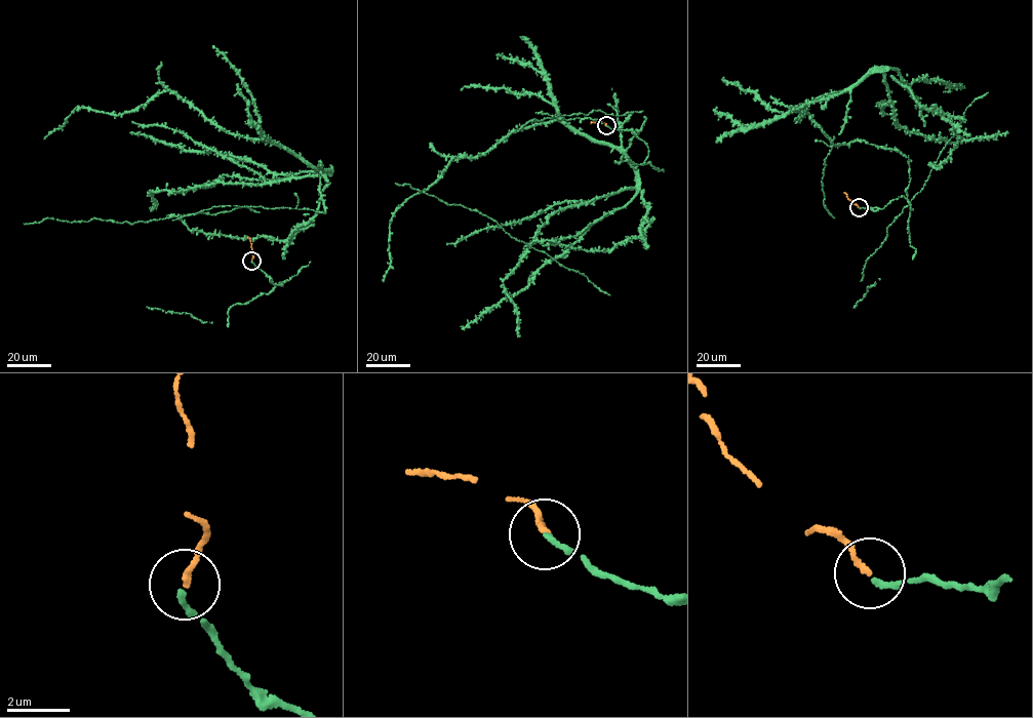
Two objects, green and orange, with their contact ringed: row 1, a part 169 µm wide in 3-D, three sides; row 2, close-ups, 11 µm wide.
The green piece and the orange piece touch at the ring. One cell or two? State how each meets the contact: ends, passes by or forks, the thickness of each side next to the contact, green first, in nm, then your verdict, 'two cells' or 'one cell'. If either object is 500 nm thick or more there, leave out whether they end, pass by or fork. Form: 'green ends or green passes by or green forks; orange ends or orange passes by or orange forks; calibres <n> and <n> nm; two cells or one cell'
green ends; orange ends; calibres 180 and 170 nm; one cell

